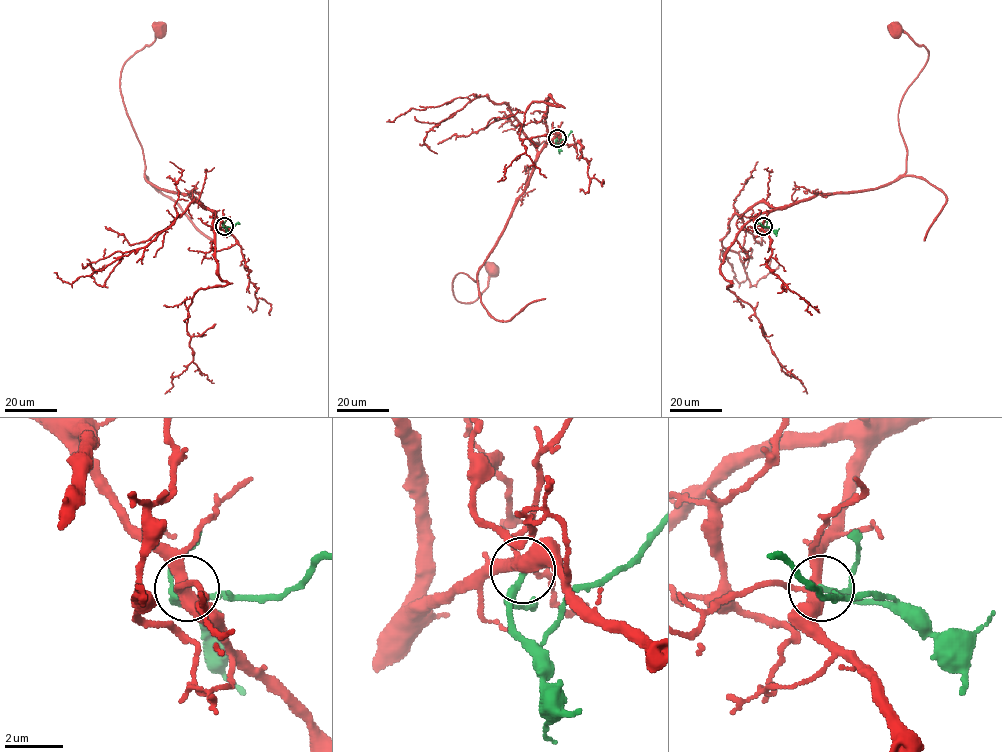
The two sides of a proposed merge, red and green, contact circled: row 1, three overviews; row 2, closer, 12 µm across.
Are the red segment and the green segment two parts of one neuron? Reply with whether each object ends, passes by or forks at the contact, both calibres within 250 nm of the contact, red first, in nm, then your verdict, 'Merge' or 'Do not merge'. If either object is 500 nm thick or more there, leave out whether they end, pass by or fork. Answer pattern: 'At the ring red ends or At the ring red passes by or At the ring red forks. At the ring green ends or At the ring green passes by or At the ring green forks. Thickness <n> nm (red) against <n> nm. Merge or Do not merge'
At the ring red forks. At the ring green passes by. Thickness 360 nm (red) against 160 nm. Do not merge

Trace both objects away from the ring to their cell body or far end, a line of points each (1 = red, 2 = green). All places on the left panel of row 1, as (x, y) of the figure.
1: (224, 226), (190, 194), (159, 188), (145, 178), (142, 148), (122, 97), (120, 71), (161, 30)
2: (224, 226), (233, 227), (239, 223)

